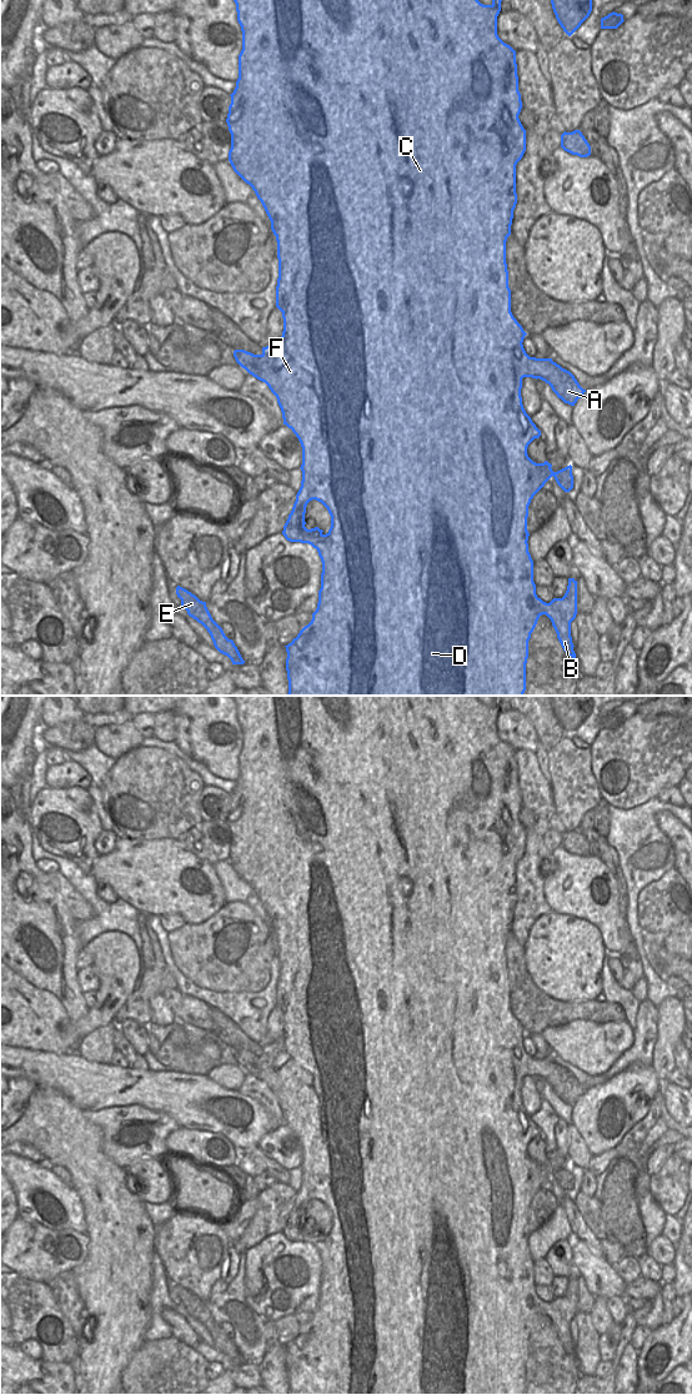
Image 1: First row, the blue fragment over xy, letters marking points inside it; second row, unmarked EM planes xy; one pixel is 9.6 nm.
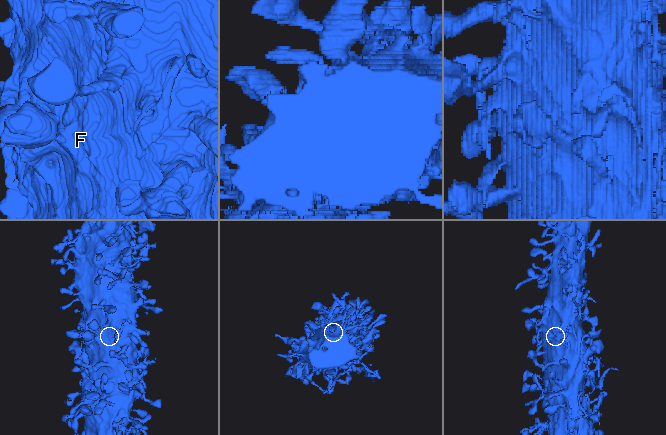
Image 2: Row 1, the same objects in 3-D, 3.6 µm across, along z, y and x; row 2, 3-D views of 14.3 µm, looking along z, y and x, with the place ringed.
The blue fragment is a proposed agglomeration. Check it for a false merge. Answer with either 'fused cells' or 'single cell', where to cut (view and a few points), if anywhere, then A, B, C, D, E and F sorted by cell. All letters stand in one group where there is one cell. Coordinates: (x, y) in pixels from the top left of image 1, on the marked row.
single cell | no cut | A B C D E F

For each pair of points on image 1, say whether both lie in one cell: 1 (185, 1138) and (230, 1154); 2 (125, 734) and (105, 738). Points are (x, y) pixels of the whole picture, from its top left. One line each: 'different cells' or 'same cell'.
1: same cell
2: same cell

